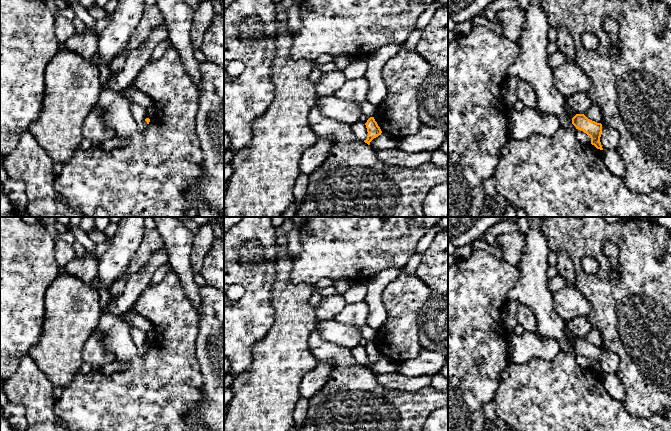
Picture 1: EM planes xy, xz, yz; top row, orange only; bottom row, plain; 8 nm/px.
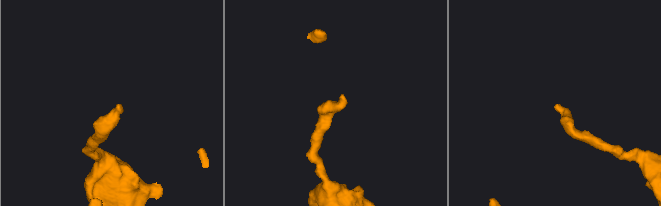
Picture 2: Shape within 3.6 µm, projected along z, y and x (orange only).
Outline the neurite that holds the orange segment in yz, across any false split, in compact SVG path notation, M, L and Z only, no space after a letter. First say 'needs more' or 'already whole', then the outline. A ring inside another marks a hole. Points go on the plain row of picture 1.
already whole; M576 338L572 342L572 348L576 353L583 355L591 362L591 368L597 373L603 374L600 361L602 357L602 348L588 343L584 338Z

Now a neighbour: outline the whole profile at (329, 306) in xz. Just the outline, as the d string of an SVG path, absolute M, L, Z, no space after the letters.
M341 294L324 296L316 307L316 315L319 322L326 322L334 319L346 305Z

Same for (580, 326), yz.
M578 317L566 322L566 327L577 337L585 338L592 329L586 317Z

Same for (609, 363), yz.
M602 348L600 366L603 374L617 374L619 365L620 359L618 355L609 349Z

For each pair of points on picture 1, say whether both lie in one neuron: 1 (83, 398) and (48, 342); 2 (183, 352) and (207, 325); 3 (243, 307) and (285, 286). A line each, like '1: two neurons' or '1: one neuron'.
1: two neurons
2: two neurons
3: two neurons

